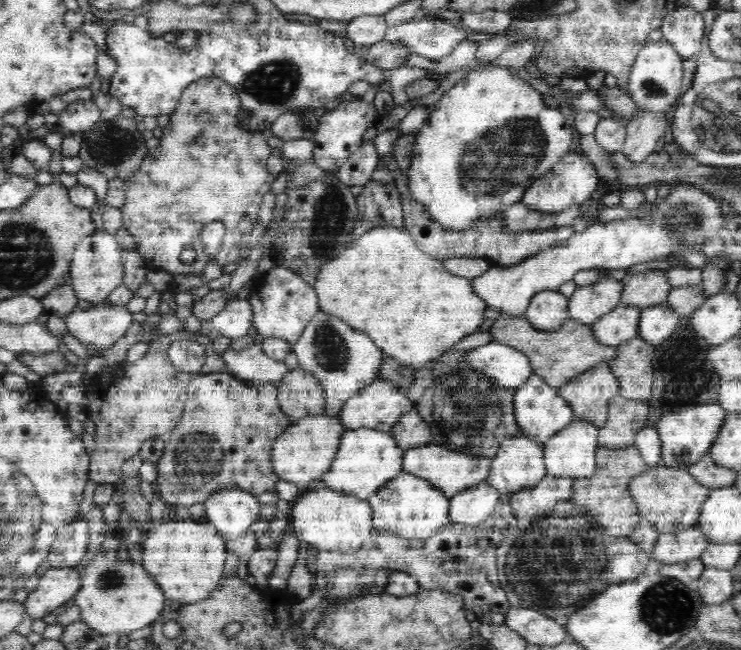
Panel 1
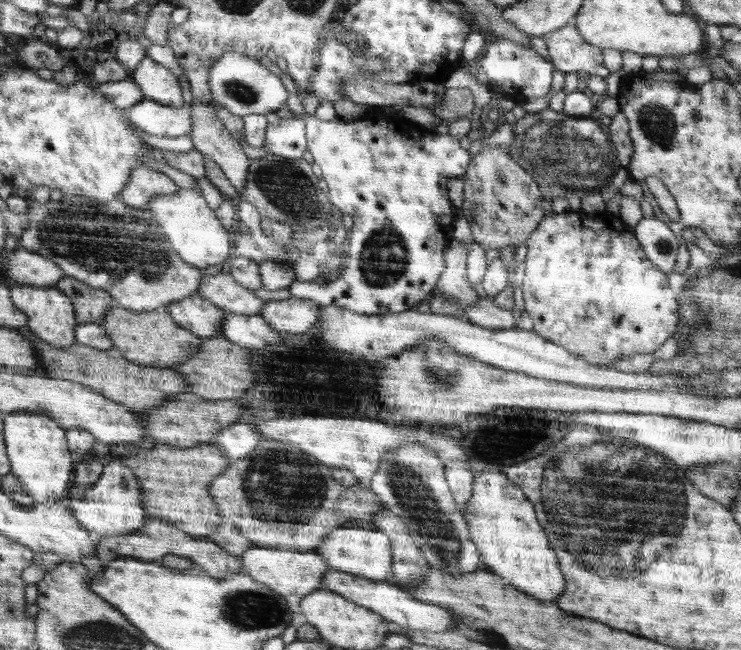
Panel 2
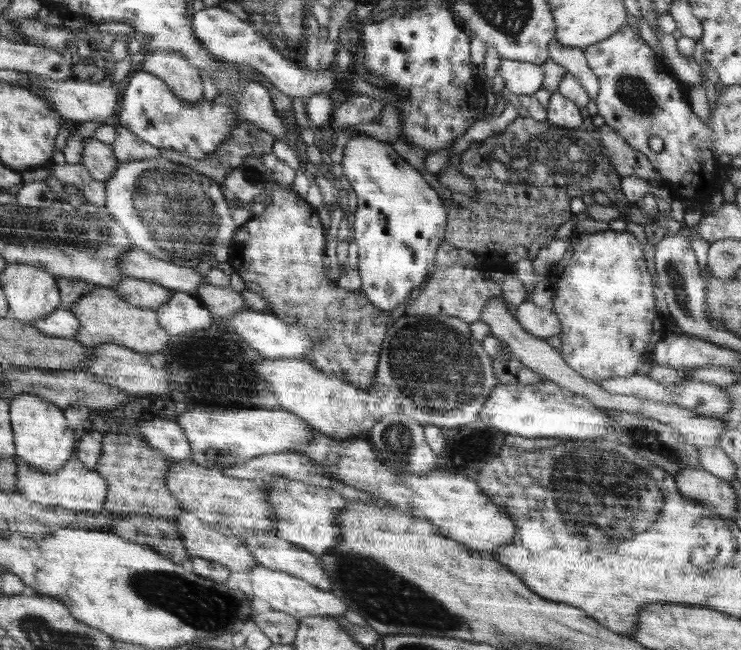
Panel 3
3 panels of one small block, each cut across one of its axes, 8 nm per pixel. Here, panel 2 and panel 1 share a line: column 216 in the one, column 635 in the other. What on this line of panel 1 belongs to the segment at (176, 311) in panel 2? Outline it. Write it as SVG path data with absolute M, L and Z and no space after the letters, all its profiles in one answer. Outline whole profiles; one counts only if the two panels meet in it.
M618 305L592 326L598 344L619 345L638 337L638 326L644 309L637 305Z

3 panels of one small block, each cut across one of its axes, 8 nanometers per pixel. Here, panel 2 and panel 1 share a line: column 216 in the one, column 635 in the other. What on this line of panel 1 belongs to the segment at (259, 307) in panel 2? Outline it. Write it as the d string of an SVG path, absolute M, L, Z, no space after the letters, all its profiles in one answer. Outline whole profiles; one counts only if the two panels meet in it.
M648 269L627 276L624 284L621 305L637 305L642 309L665 303L672 290L666 278L666 270L659 269Z

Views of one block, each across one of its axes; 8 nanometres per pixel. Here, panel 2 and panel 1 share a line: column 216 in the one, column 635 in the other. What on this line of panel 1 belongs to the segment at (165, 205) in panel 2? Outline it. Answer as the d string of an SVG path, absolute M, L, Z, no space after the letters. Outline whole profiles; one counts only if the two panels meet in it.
M680 182L670 196L662 202L654 202L644 218L596 222L576 233L561 247L549 248L521 260L510 267L491 266L484 274L471 279L474 293L482 298L488 308L502 313L502 316L525 315L536 293L558 290L572 280L581 270L628 269L628 266L644 260L664 260L674 256L682 248L703 248L706 237L718 237L724 231L724 215L720 214L722 203L710 198L700 187L690 182Z

